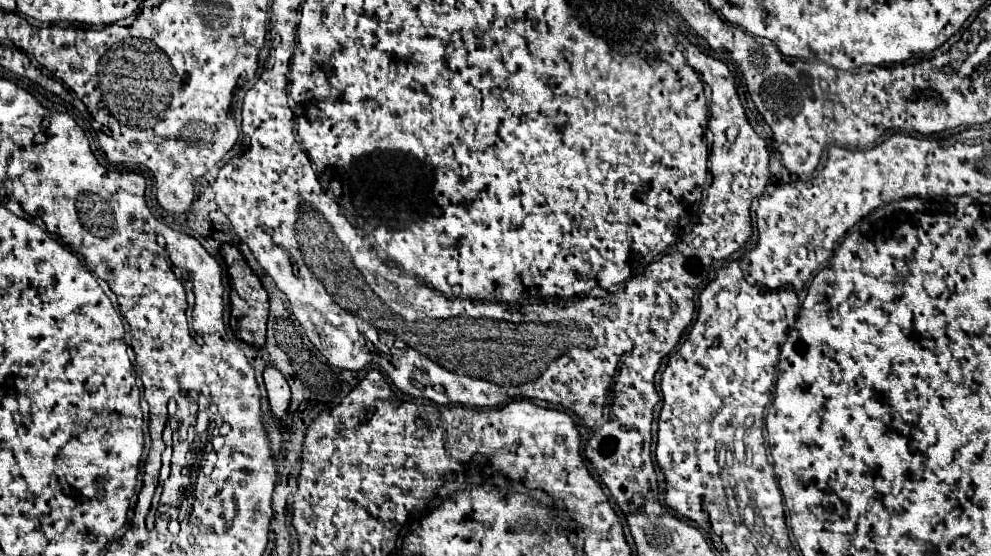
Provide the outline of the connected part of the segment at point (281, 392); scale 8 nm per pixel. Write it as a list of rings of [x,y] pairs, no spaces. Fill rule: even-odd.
[[[273,366],[265,368],[263,378],[265,378],[265,388],[267,388],[271,414],[273,414],[273,418],[277,418],[279,424],[283,424],[287,420],[287,406],[291,402],[291,392],[289,392],[287,380]]]

